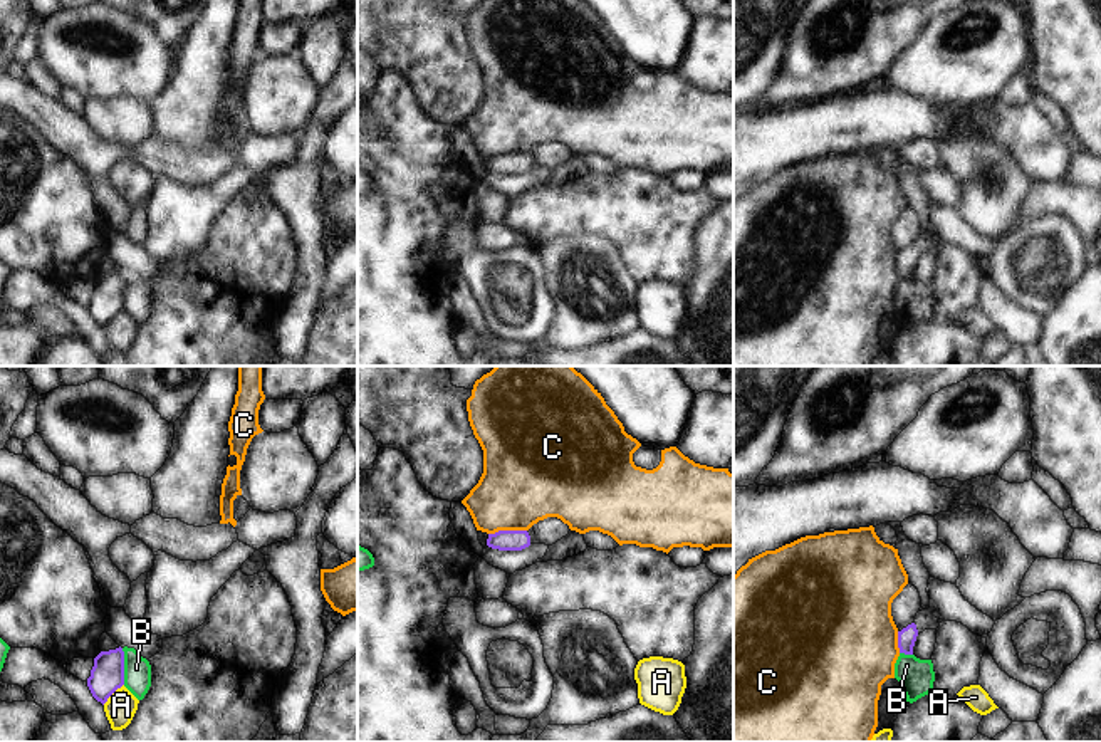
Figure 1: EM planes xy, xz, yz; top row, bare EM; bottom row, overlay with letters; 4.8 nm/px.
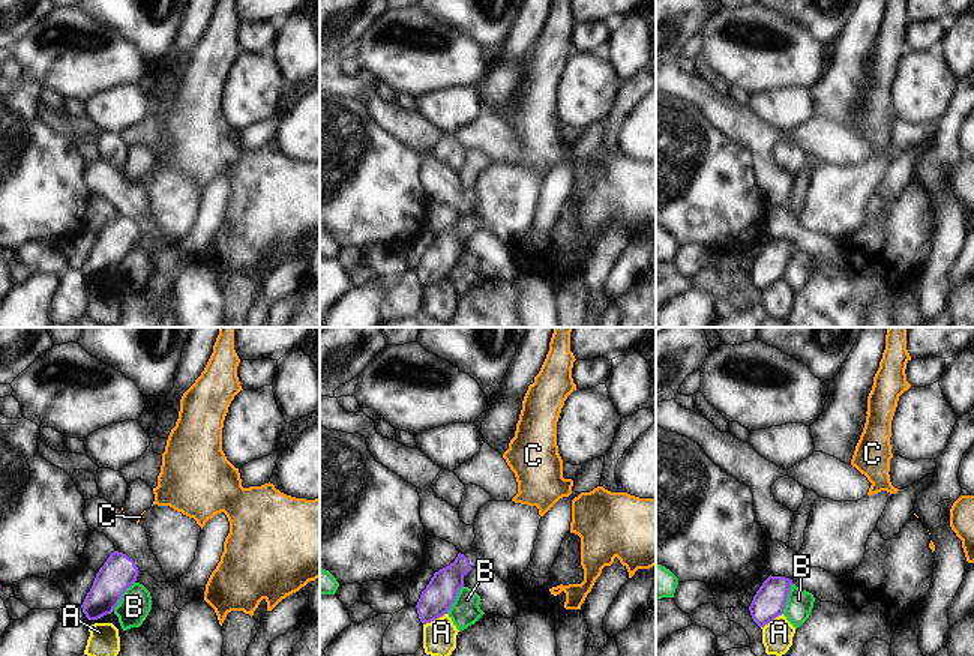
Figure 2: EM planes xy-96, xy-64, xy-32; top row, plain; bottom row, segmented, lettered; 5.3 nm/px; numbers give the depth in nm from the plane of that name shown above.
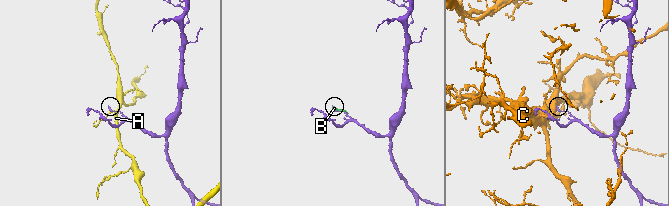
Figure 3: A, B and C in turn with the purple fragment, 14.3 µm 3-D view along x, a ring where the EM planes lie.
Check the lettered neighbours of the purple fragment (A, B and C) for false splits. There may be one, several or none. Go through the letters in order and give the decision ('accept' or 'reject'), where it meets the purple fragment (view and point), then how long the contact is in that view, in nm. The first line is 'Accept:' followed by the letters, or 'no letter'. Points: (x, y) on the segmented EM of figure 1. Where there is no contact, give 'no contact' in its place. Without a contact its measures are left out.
Accept: no letter
A: reject; meets purple in xy at (113, 692); contact 140 nm long
B: reject; meets purple in xy at (123, 667); contact 180 nm long
C: reject; meets purple in xz at (507, 531); contact 190 nm long

